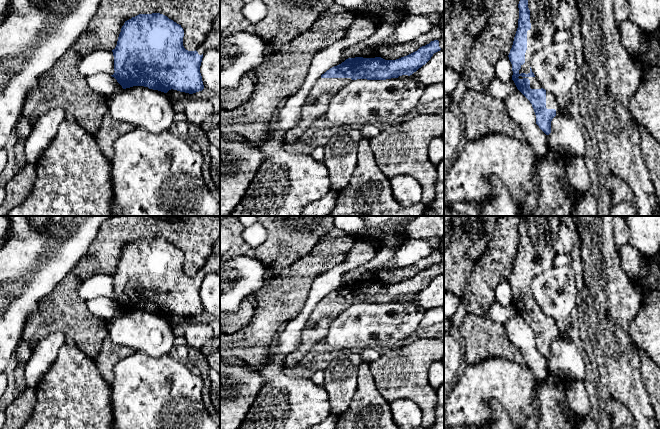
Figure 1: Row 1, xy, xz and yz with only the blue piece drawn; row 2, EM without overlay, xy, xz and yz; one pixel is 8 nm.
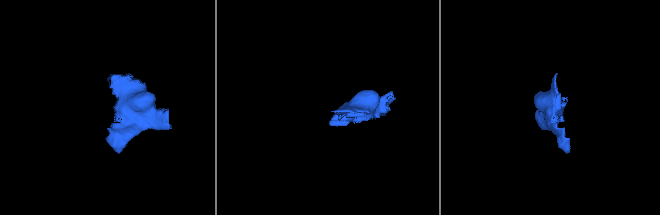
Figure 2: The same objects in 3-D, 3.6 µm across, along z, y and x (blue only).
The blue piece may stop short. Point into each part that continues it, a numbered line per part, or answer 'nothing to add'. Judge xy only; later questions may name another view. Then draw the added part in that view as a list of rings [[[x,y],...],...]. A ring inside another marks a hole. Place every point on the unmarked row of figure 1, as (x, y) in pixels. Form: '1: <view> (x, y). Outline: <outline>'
1: xy (212, 265). Outline: [[[220,239],[214,243],[212,255],[196,275],[199,279],[202,279],[208,273],[216,273],[220,276]]]

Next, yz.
1: yz (543, 230). Outline: [[[528,216],[531,253],[527,255],[525,287],[521,289],[519,298],[530,297],[532,280],[553,267],[557,254],[554,244],[560,224],[560,216]]]

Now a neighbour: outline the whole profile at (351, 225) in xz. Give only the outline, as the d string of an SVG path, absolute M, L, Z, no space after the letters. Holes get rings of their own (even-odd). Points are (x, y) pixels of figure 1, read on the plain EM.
M333 216L334 226L347 235L362 236L365 232L365 222L360 216Z

